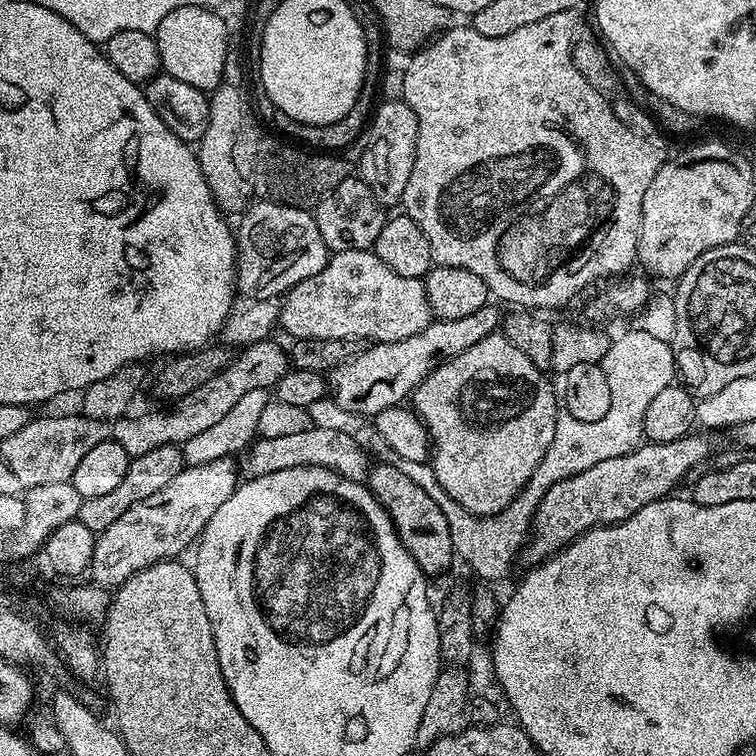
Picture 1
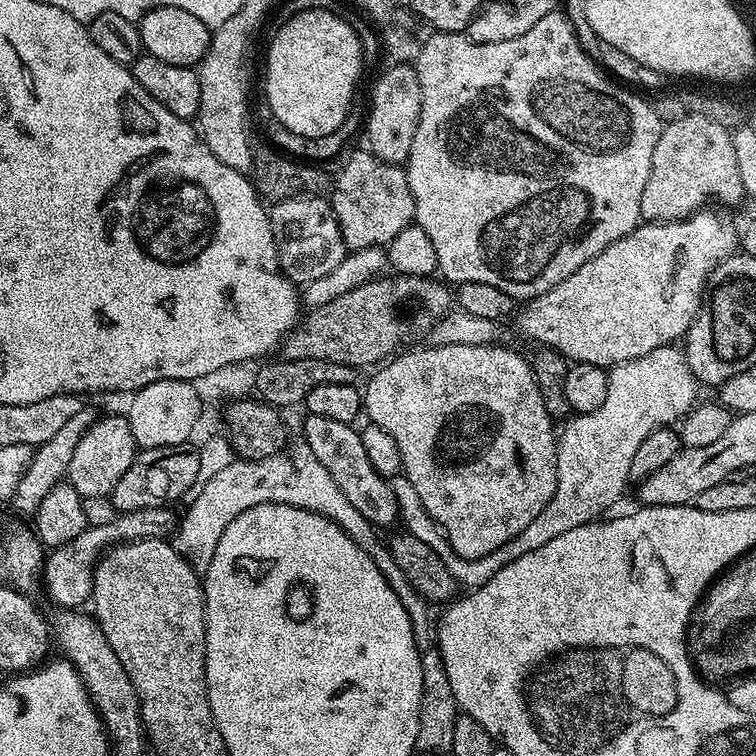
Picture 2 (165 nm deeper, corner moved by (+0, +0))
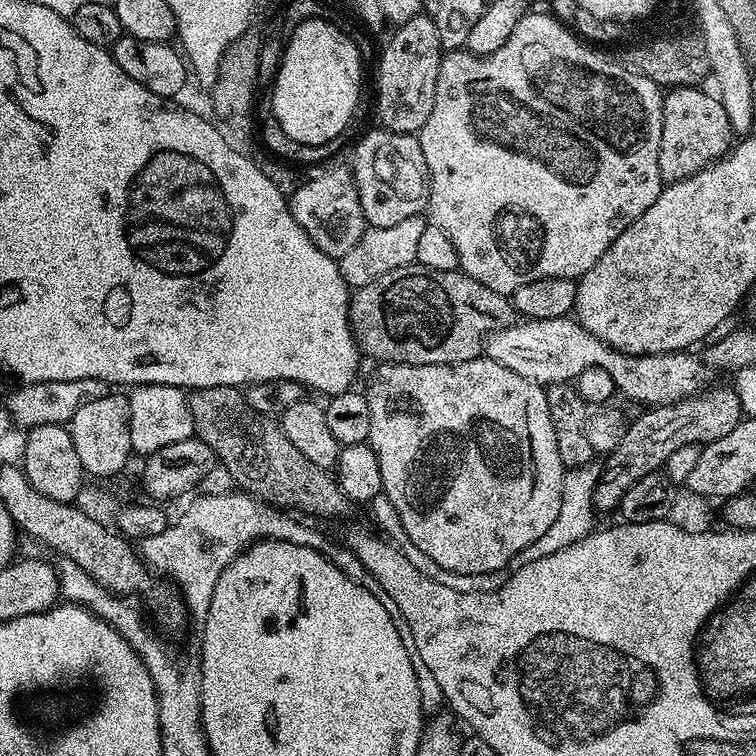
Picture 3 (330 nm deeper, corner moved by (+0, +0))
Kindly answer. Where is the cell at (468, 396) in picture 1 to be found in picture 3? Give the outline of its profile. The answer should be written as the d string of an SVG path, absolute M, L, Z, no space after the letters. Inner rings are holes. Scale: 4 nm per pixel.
M483 354L470 362L457 364L381 363L377 368L380 369L373 374L372 381L366 387L370 406L370 434L367 443L371 444L374 454L378 456L383 492L402 520L402 530L406 530L410 542L414 542L422 554L434 558L442 570L450 570L454 574L486 574L504 570L522 550L526 550L526 546L538 542L538 538L550 530L550 525L558 518L558 506L562 506L566 469L558 454L558 442L554 442L554 422L550 422L550 406L546 406L544 388L533 380L522 378L522 374L514 374L514 370L506 370L506 366L498 366L498 362L489 360Z

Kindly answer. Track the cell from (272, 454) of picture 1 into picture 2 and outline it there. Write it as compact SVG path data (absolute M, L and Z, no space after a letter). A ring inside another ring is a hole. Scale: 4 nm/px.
M297 442L292 449L287 449L288 456L284 456L283 451L278 451L272 456L267 456L261 460L246 460L235 458L230 462L230 466L219 471L210 482L203 487L202 494L195 499L194 504L183 509L178 520L178 527L171 537L170 543L187 558L189 564L196 569L197 573L203 574L210 566L210 558L214 558L214 550L218 546L218 538L222 538L226 526L242 514L242 510L250 510L259 504L289 504L305 508L311 512L322 514L330 518L335 524L340 524L354 542L374 558L378 570L390 582L394 594L404 606L406 614L410 614L410 622L414 630L414 636L428 636L433 641L436 639L436 628L434 627L434 616L429 601L420 596L418 590L410 584L410 578L398 566L398 562L392 557L392 549L387 543L384 544L376 537L377 529L362 514L358 514L358 509L338 490L338 482L330 478L330 470L314 458L310 446L303 442Z

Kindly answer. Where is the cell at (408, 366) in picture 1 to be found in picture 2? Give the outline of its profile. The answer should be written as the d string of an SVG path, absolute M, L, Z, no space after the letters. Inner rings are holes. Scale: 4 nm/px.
M701 210L686 220L637 224L630 234L606 246L602 254L594 254L590 262L582 262L570 278L527 301L515 313L517 330L526 339L560 352L569 362L593 364L605 370L614 364L642 358L650 350L675 345L697 323L696 315L699 312L701 315L713 270L738 248L738 228L724 213L727 211L712 211Z

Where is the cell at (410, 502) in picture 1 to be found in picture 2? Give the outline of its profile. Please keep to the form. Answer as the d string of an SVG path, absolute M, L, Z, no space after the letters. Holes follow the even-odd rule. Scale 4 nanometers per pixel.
M308 414L304 418L302 435L303 443L308 444L314 458L330 470L330 478L338 482L338 490L346 494L346 498L358 509L358 514L365 516L374 526L397 523L400 511L389 477L378 474L378 470L370 466L360 433L353 425Z

